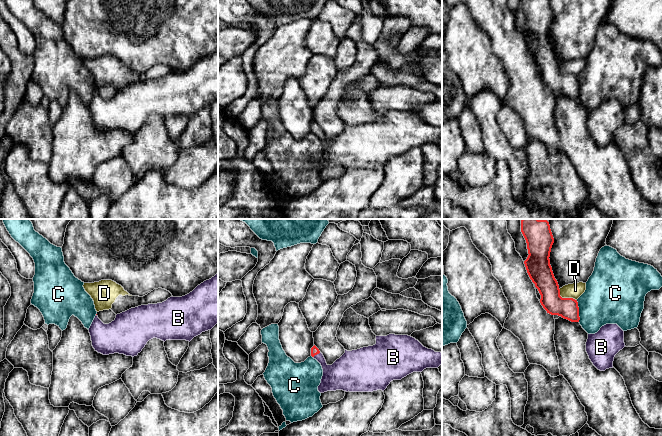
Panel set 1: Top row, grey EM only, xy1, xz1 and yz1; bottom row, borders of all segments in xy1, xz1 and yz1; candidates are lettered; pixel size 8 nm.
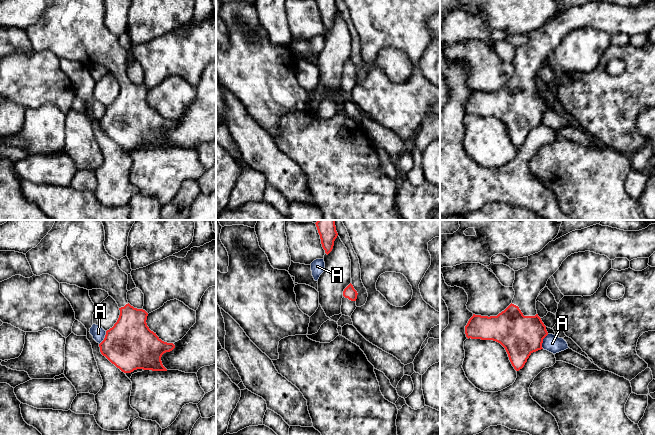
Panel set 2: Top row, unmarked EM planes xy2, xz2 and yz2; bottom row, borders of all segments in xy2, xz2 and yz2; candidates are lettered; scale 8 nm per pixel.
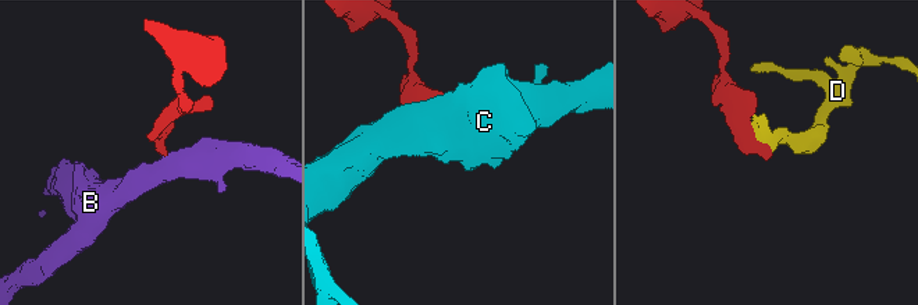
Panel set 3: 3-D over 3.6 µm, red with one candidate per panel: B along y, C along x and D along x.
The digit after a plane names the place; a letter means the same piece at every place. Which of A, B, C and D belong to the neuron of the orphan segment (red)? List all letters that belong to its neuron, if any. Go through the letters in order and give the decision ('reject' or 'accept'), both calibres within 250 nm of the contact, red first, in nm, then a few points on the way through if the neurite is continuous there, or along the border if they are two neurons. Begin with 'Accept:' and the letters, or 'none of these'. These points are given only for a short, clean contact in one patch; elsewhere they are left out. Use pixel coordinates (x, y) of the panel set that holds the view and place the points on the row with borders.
Accept: B
A: reject | 320/140 nm
B: accept | 60/220 nm | across xz1 (314, 350), (316, 354), (323, 364), (338, 376)
C: reject | 170/380 nm | along yz1 (576, 300), (579, 321)
D: reject | 170/120 nm

